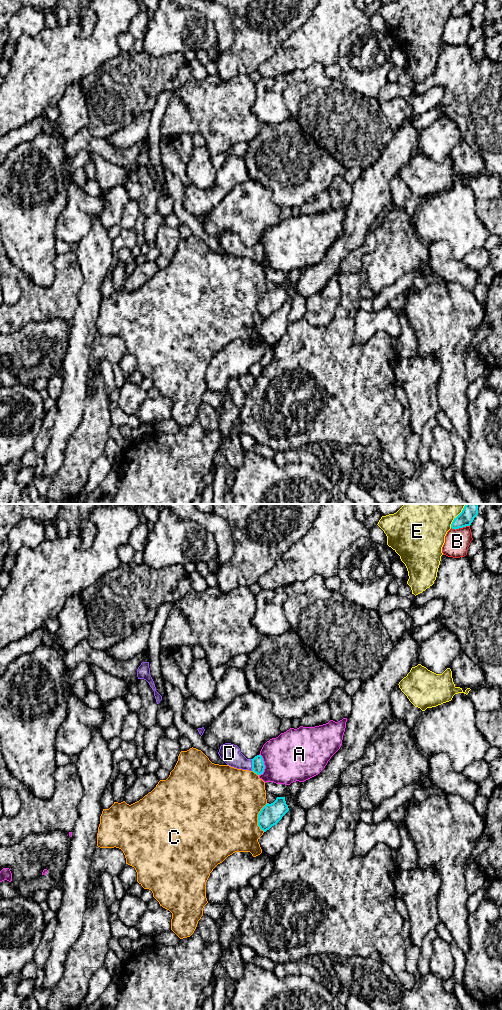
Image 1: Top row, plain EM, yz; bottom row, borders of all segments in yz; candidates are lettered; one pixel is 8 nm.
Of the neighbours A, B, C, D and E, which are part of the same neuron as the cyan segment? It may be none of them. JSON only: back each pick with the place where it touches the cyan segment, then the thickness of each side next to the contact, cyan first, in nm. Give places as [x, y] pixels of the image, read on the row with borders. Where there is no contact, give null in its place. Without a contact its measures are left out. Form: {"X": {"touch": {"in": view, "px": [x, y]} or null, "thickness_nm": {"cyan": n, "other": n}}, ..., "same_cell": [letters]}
{"D": {"touch": {"in": "yz", "px": [252, 765]}, "thickness_nm": {"cyan": 100, "other": 160}}, "same_cell": ["D"]}

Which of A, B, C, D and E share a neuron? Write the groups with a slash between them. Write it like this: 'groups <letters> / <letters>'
groups A / B / C / D / E

